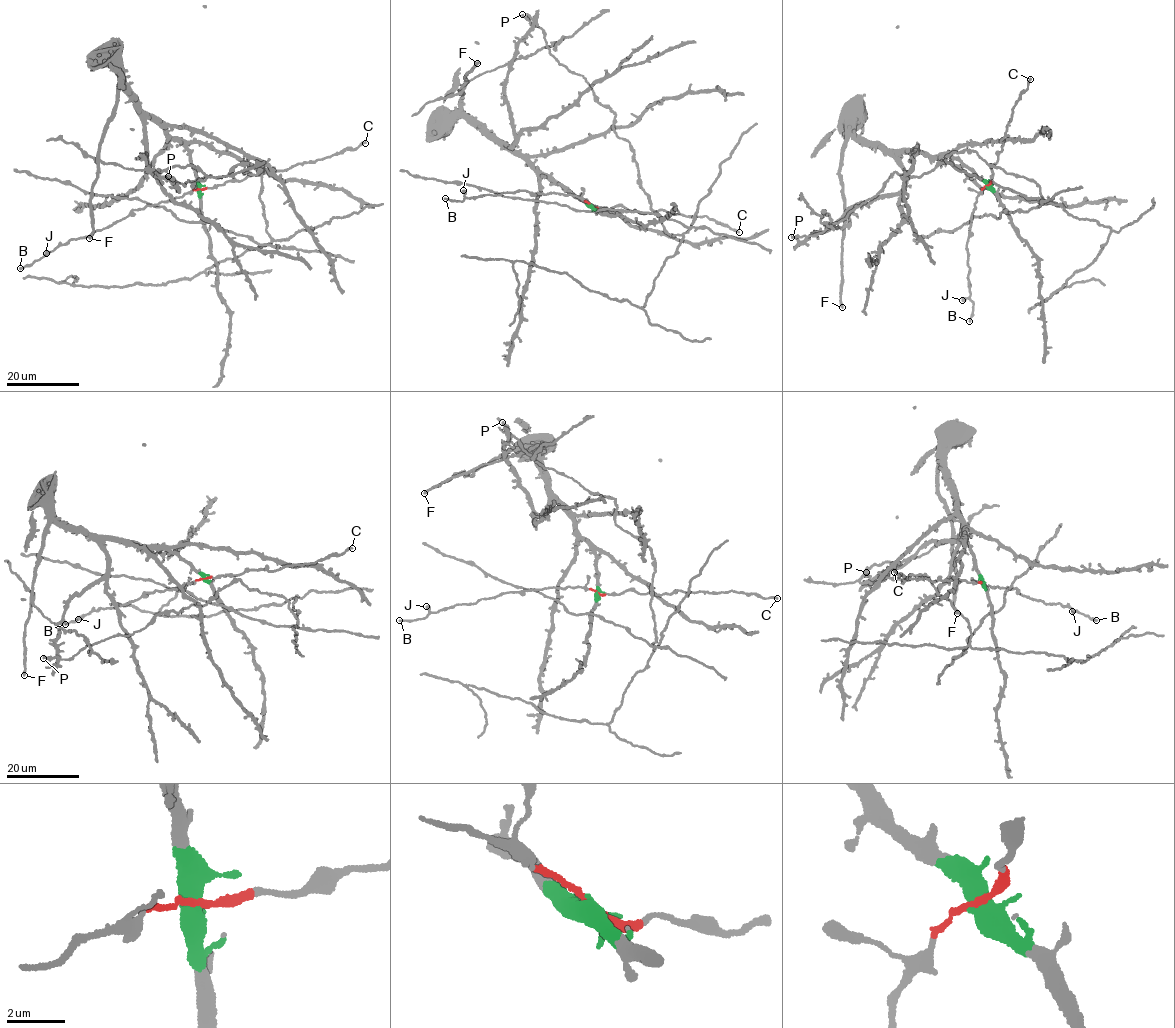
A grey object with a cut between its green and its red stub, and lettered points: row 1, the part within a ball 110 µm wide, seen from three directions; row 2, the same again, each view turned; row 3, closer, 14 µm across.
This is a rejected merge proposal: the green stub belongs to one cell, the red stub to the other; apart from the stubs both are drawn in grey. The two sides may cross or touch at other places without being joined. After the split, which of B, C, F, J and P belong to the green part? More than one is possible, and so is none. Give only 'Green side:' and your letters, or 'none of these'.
Green side: F, P

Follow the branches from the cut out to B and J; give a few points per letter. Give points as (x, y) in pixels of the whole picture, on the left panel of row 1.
B: (199, 189), (134, 209), (90, 235), (59, 244), (20, 269)
J: (199, 189), (134, 209), (90, 235), (72, 238), (46, 253)

